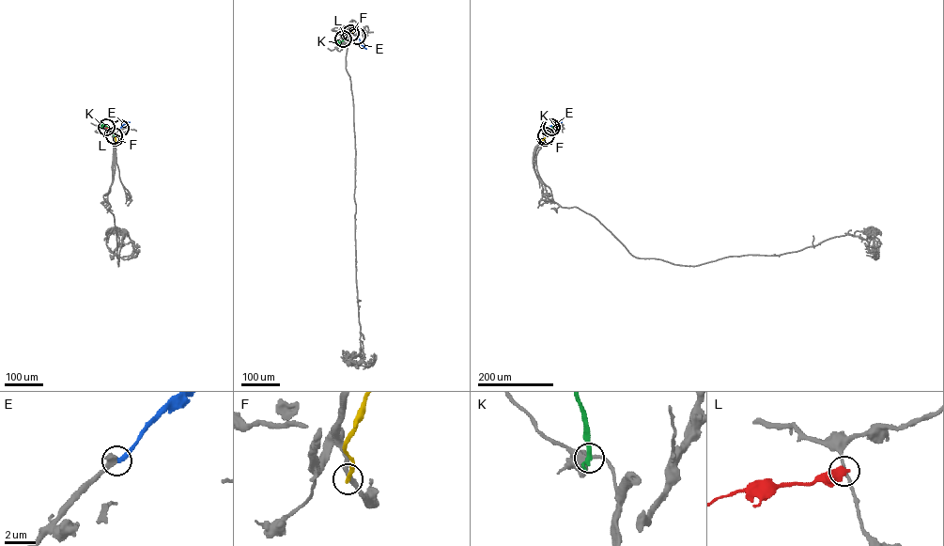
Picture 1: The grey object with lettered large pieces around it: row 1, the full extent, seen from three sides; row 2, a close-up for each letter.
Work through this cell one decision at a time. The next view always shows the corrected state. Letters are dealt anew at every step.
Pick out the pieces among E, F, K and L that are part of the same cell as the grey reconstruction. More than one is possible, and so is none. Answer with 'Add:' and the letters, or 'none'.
Add: E

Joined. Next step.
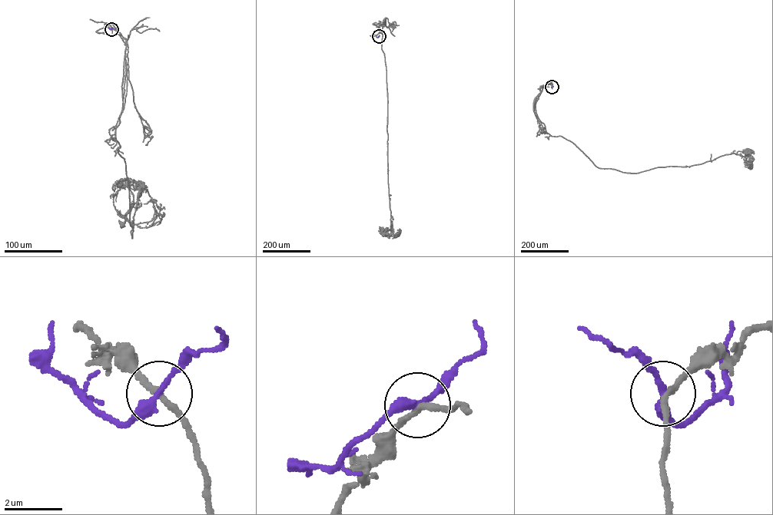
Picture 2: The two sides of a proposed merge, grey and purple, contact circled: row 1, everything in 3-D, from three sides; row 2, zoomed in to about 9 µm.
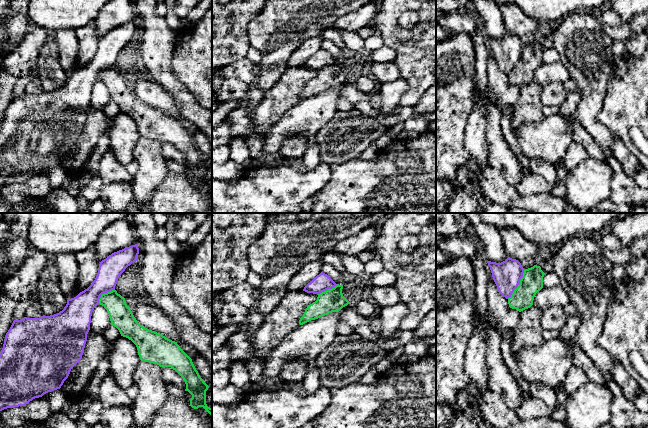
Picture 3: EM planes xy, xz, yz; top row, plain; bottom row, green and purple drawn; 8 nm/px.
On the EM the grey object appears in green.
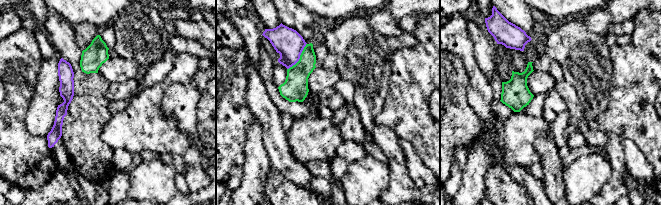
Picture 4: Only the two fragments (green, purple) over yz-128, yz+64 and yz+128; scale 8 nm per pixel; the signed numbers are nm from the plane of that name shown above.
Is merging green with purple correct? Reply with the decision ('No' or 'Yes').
No

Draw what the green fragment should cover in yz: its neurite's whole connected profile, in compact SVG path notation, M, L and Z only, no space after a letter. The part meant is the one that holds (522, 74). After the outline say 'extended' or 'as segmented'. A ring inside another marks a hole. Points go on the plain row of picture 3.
M540 42L525 45L520 60L508 74L509 83L519 88L530 84L537 68L543 64L545 49Z; as segmented

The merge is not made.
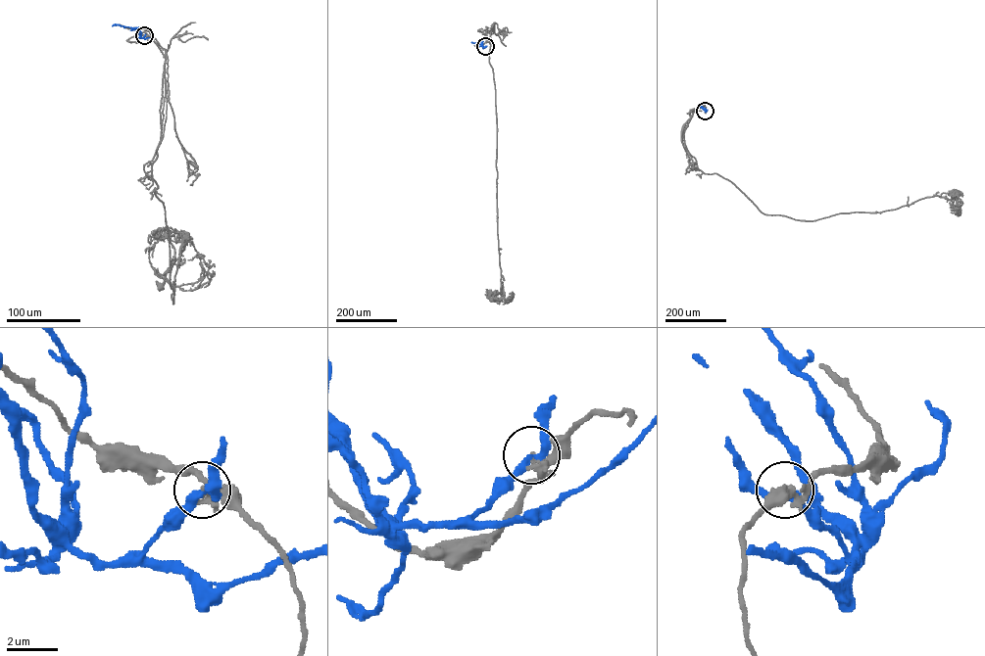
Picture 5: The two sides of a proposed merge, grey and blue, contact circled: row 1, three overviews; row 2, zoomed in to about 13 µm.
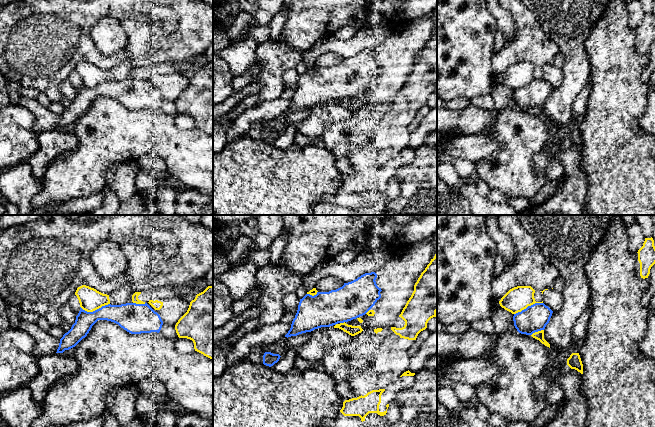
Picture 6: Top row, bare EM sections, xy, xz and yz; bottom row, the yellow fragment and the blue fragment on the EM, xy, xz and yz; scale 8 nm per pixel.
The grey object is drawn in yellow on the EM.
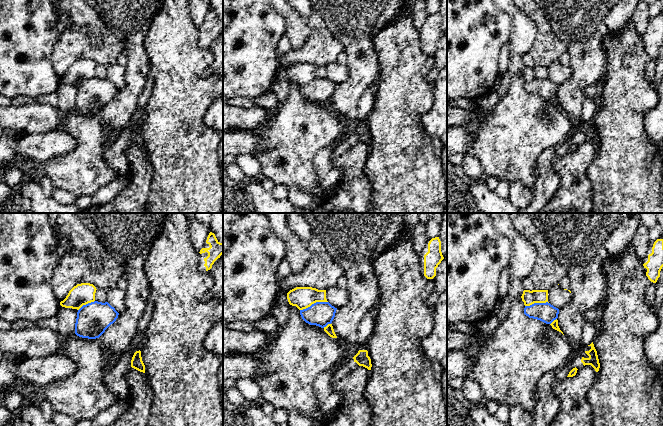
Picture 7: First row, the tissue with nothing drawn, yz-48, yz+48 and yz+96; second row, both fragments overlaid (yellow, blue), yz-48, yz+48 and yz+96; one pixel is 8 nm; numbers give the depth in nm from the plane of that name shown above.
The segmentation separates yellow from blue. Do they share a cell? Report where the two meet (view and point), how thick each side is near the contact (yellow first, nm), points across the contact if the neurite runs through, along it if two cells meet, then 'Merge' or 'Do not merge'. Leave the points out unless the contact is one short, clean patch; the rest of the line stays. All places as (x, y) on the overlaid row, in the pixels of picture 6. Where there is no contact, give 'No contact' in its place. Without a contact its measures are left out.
Touches yellow at xy (94, 310). Thickness 180 nm (yellow) against 180 nm. Do not merge

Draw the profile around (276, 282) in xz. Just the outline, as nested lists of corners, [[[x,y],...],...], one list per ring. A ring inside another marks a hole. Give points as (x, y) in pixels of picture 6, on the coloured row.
[[[270,263],[257,269],[255,285],[262,289],[252,306],[260,308],[256,327],[259,329],[281,321],[284,314],[283,298],[302,286],[302,276],[286,267],[277,267]]]

